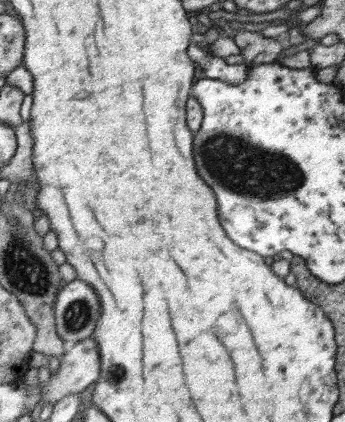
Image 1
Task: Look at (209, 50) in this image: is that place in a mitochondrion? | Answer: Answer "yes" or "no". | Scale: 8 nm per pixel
no

